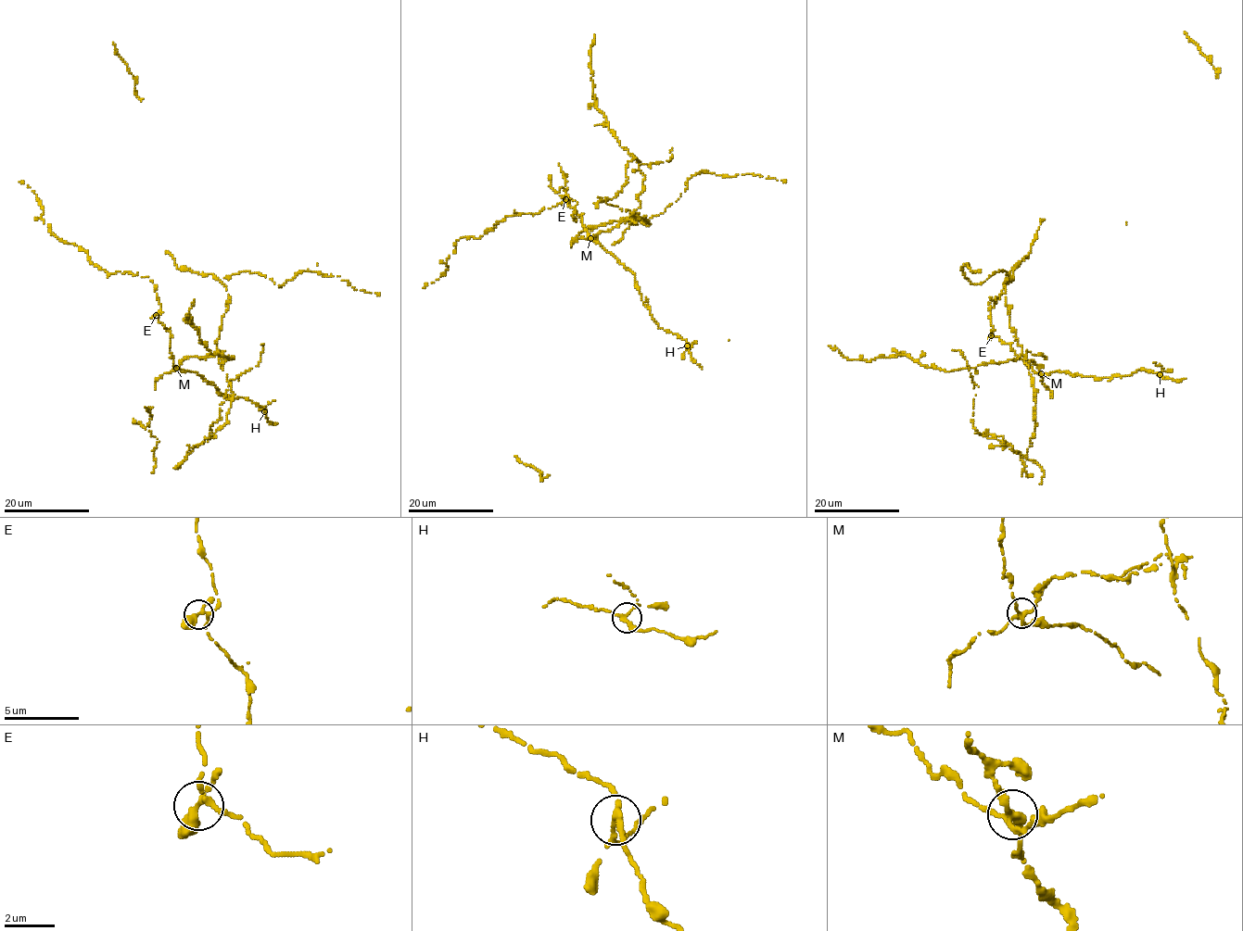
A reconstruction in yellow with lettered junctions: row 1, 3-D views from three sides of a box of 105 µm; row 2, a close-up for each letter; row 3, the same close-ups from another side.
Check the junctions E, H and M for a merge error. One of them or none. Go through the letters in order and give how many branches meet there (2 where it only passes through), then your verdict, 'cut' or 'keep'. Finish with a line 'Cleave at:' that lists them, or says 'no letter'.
E: 4 | keep
H: 3 | keep
M: 4 | cut
Cleave at: M

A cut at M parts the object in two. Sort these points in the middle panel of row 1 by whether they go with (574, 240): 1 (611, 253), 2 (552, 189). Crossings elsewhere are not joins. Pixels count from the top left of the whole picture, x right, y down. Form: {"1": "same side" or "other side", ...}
{"1": "other side", "2": "same side"}

